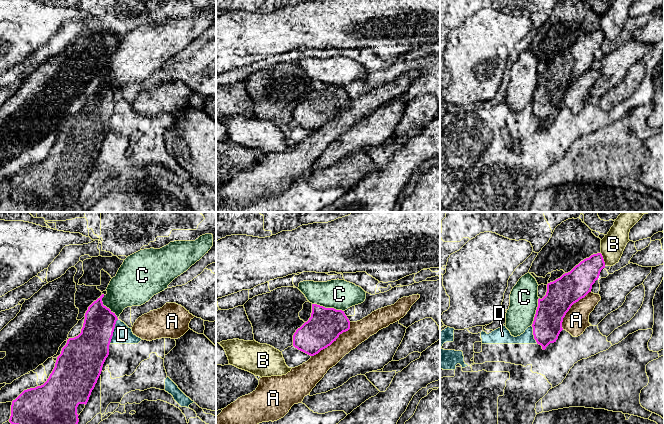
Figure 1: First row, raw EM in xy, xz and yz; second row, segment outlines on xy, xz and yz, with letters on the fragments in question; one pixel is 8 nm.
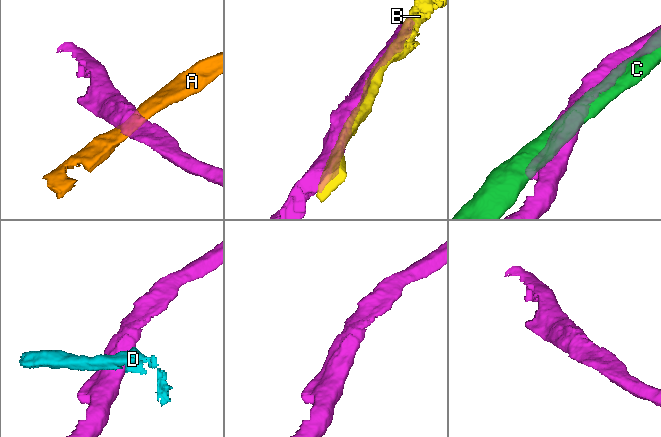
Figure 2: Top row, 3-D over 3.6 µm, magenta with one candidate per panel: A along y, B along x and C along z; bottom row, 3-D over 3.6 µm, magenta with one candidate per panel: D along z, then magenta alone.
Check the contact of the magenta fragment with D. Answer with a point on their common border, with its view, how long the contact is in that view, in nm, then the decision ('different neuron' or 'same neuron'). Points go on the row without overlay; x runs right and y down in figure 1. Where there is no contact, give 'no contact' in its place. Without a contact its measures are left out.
meets magenta in xy at (113, 107); contact 220 nm long; different neuron

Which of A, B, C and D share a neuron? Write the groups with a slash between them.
A / B / C / D

